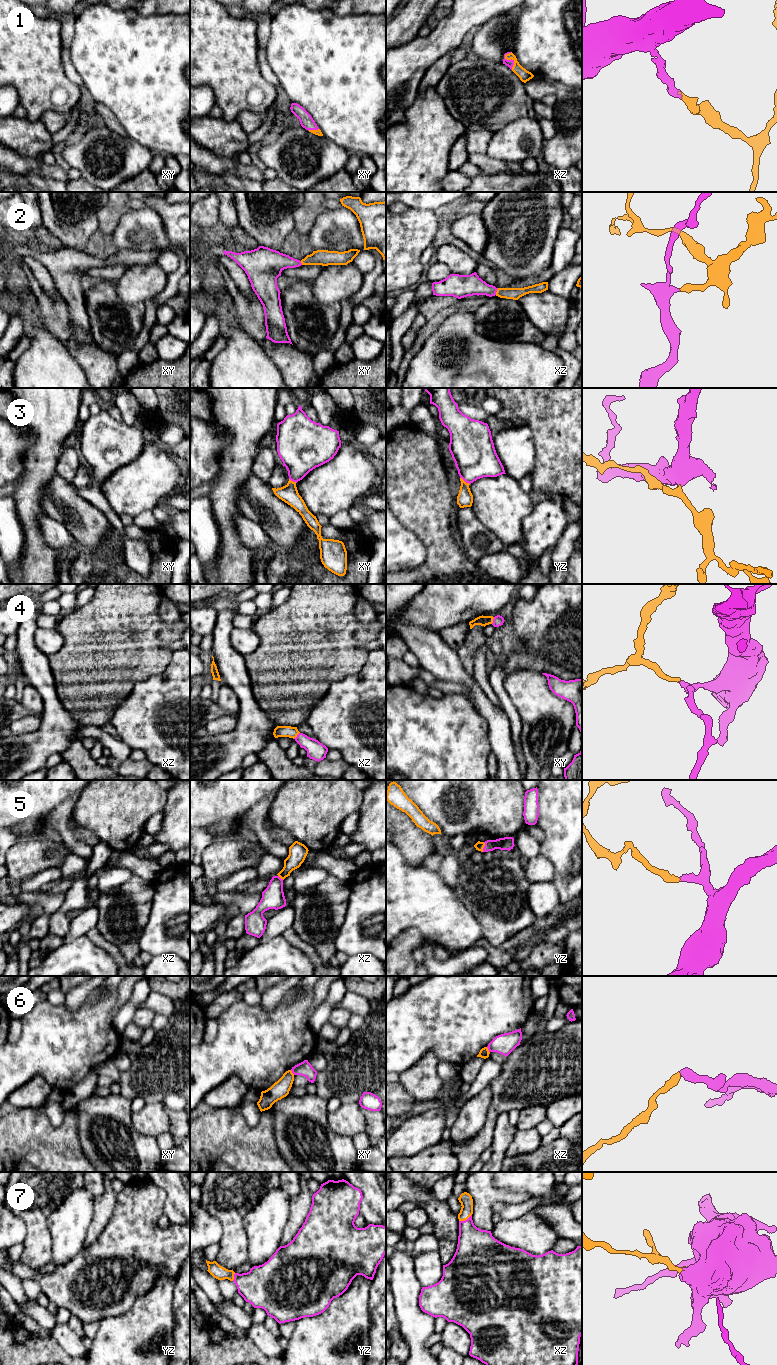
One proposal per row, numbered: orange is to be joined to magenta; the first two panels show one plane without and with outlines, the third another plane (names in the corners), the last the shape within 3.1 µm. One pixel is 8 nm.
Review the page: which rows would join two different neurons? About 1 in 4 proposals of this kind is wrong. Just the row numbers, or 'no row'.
6

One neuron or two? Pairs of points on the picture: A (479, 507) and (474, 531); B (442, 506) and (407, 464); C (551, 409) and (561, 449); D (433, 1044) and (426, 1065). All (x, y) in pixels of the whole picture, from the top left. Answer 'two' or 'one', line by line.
A: two
B: one
C: one
D: two

